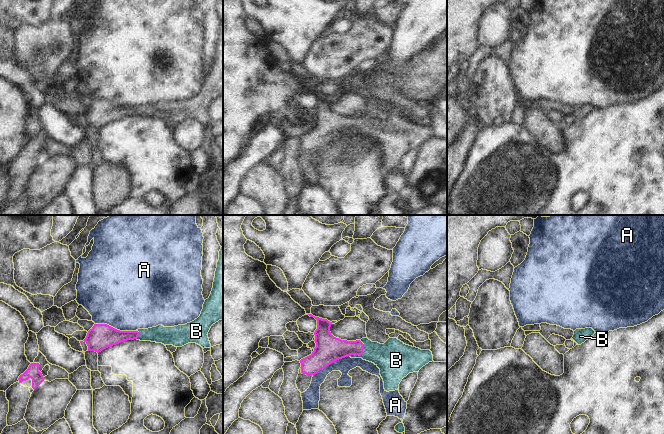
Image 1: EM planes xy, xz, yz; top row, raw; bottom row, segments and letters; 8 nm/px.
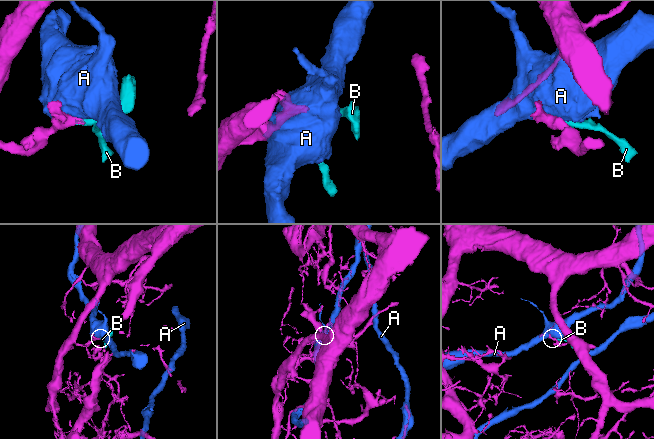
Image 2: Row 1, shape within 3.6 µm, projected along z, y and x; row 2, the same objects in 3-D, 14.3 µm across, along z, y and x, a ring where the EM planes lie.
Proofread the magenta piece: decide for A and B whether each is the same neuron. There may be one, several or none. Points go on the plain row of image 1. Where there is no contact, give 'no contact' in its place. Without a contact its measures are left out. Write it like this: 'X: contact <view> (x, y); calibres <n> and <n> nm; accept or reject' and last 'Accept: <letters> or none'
A: contact xy (114, 104); calibres 200 and 500 nm; reject
B: contact xz (362, 129); calibres 190 and 280 nm; accept
Accept: B

